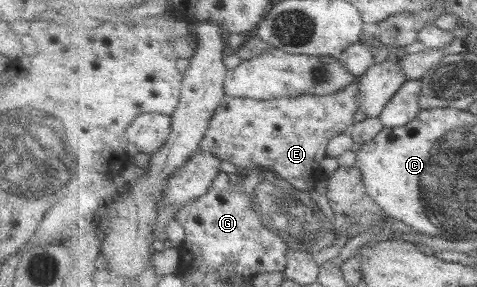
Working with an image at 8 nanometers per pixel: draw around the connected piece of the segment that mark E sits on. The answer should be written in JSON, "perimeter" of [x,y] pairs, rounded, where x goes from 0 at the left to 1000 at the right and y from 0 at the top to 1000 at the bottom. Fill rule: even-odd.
{"perimeter":[[[757,268],[730,307],[696,331],[650,331],[633,338],[595,338],[572,348],[539,348],[476,334],[453,390],[436,470],[423,495],[421,523],[453,533],[453,547],[493,571],[503,596],[574,592],[595,613],[633,666],[654,669],[662,638],[686,620],[675,585],[679,554],[688,547],[688,505],[700,477],[730,463],[746,429],[746,394],[755,380]]]}

